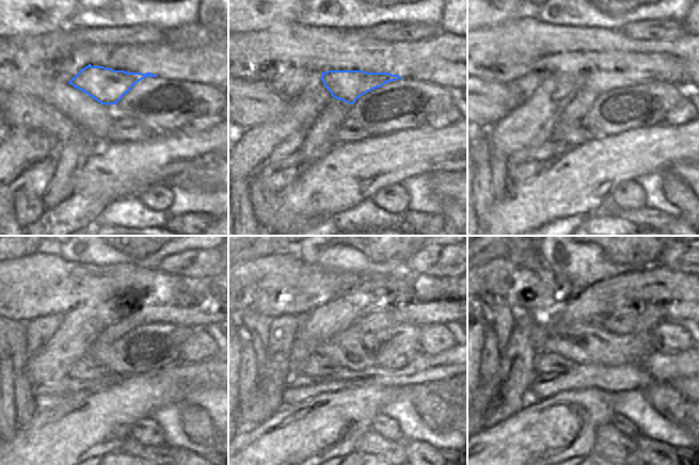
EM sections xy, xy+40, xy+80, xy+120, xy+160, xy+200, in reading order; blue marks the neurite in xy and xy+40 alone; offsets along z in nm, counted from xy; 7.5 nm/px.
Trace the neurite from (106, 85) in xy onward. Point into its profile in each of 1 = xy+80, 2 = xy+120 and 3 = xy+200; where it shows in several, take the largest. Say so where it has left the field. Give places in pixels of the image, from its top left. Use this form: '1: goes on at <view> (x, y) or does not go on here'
1: goes on at xy+80 (599, 82)
2: goes on at xy+120 (206, 311)
3: goes on at xy+200 (682, 309)

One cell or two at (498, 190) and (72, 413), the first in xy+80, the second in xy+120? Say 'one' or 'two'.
two

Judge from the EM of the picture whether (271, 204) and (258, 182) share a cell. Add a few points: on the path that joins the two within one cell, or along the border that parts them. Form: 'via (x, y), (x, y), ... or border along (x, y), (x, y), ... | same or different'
via (266, 198), (258, 191), (258, 188) | same

